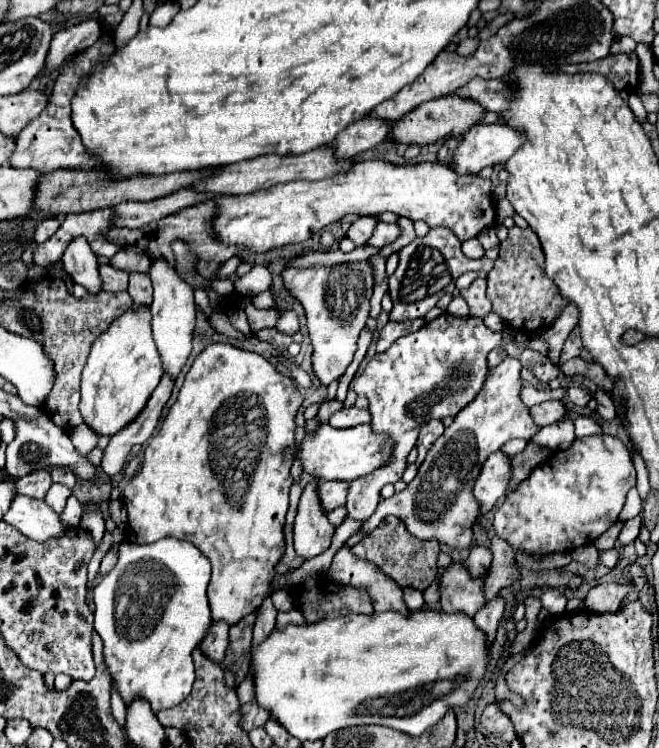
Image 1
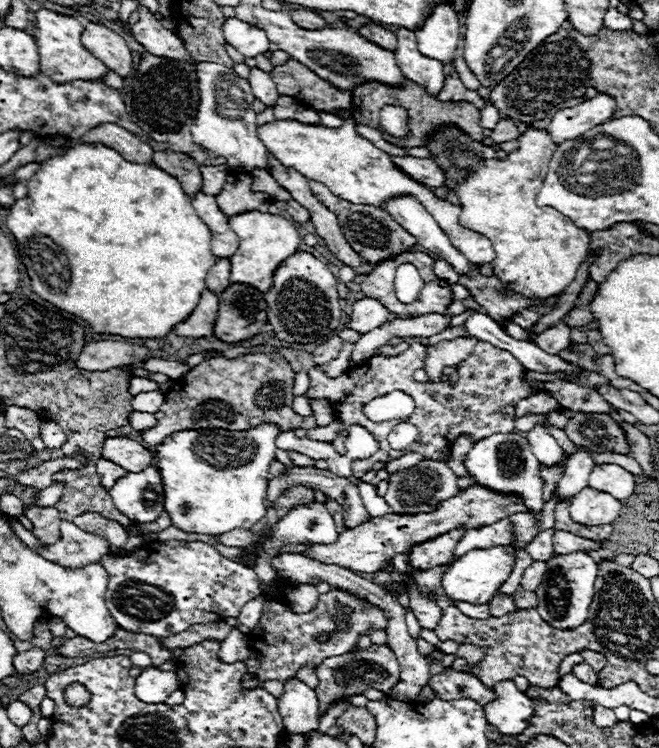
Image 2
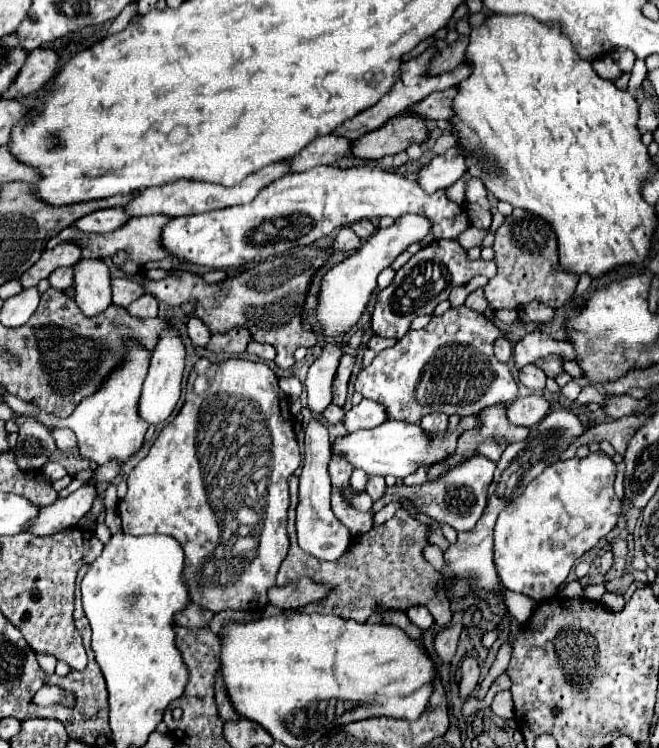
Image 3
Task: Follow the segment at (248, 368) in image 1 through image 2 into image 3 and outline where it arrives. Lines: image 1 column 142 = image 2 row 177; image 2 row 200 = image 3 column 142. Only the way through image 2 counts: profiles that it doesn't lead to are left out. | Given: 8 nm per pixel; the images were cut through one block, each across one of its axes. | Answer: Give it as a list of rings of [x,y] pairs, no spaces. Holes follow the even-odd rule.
[[[200,358],[188,378],[188,388],[186,388],[186,402],[182,406],[182,410],[178,412],[178,416],[174,418],[174,422],[166,424],[166,428],[158,434],[156,442],[152,444],[148,456],[130,472],[128,476],[128,494],[124,496],[124,500],[118,504],[118,514],[122,518],[122,530],[134,536],[142,536],[142,534],[166,534],[178,540],[178,544],[184,550],[184,582],[190,594],[190,600],[204,606],[210,612],[220,612],[220,610],[262,610],[268,600],[266,600],[266,592],[268,588],[272,588],[276,584],[276,574],[278,568],[282,564],[282,560],[286,558],[288,552],[288,532],[286,532],[286,524],[288,524],[288,506],[290,506],[290,494],[288,494],[288,476],[296,472],[296,468],[300,466],[300,446],[294,434],[294,418],[290,414],[290,402],[288,396],[280,390],[278,386],[278,378],[276,374],[270,370],[268,364],[264,362],[252,362],[252,360],[242,360],[242,358],[230,358],[224,362],[210,362],[206,358]],[[196,376],[206,376],[208,378],[208,390],[202,396],[194,394],[194,380]]]

